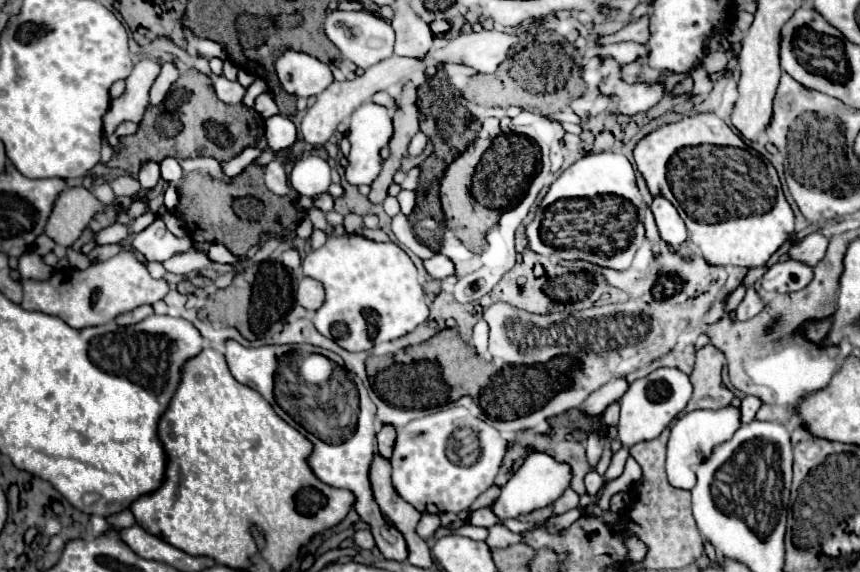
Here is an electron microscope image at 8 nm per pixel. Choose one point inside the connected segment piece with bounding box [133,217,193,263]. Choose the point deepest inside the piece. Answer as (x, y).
(157, 244)

